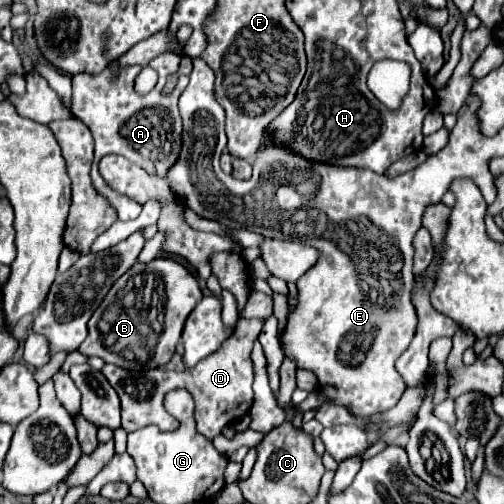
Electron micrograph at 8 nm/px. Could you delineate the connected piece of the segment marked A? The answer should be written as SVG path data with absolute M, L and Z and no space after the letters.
M160 54L150 60L150 66L158 72L158 84L148 94L140 96L134 90L134 80L140 72L140 66L124 66L118 72L106 68L102 74L74 74L72 76L72 114L80 118L92 132L96 152L94 152L94 166L92 166L92 182L118 210L120 220L134 220L142 212L142 204L130 196L124 196L112 190L98 172L100 158L108 154L118 154L134 162L136 166L144 168L148 174L156 174L166 178L168 170L176 164L182 150L182 118L178 112L178 98L188 84L186 76L178 78L176 88L170 94L162 94L166 78L178 74L180 56L176 54Z

